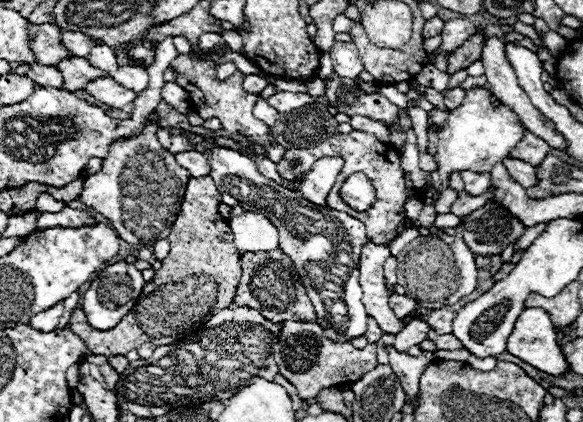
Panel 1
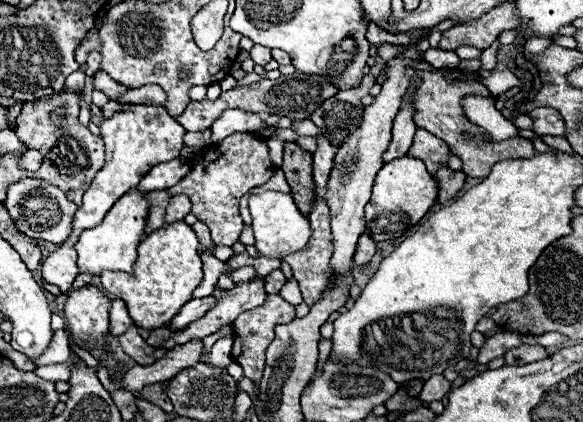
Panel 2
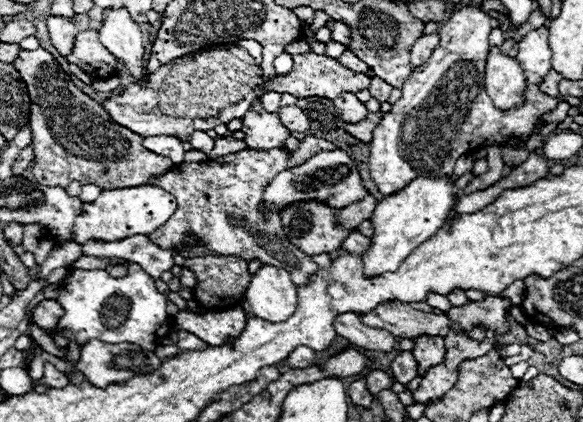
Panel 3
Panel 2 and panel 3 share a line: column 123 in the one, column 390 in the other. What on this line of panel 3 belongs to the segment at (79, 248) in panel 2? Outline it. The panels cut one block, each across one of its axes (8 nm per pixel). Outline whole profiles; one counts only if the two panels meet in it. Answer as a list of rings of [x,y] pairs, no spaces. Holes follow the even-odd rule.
[[[418,178],[414,184],[408,184],[402,192],[394,196],[386,196],[372,212],[372,228],[374,234],[370,238],[370,248],[360,254],[364,264],[366,278],[378,278],[386,272],[398,270],[402,260],[416,250],[422,242],[426,242],[432,234],[436,234],[448,216],[448,210],[454,206],[452,180],[450,178]]]

